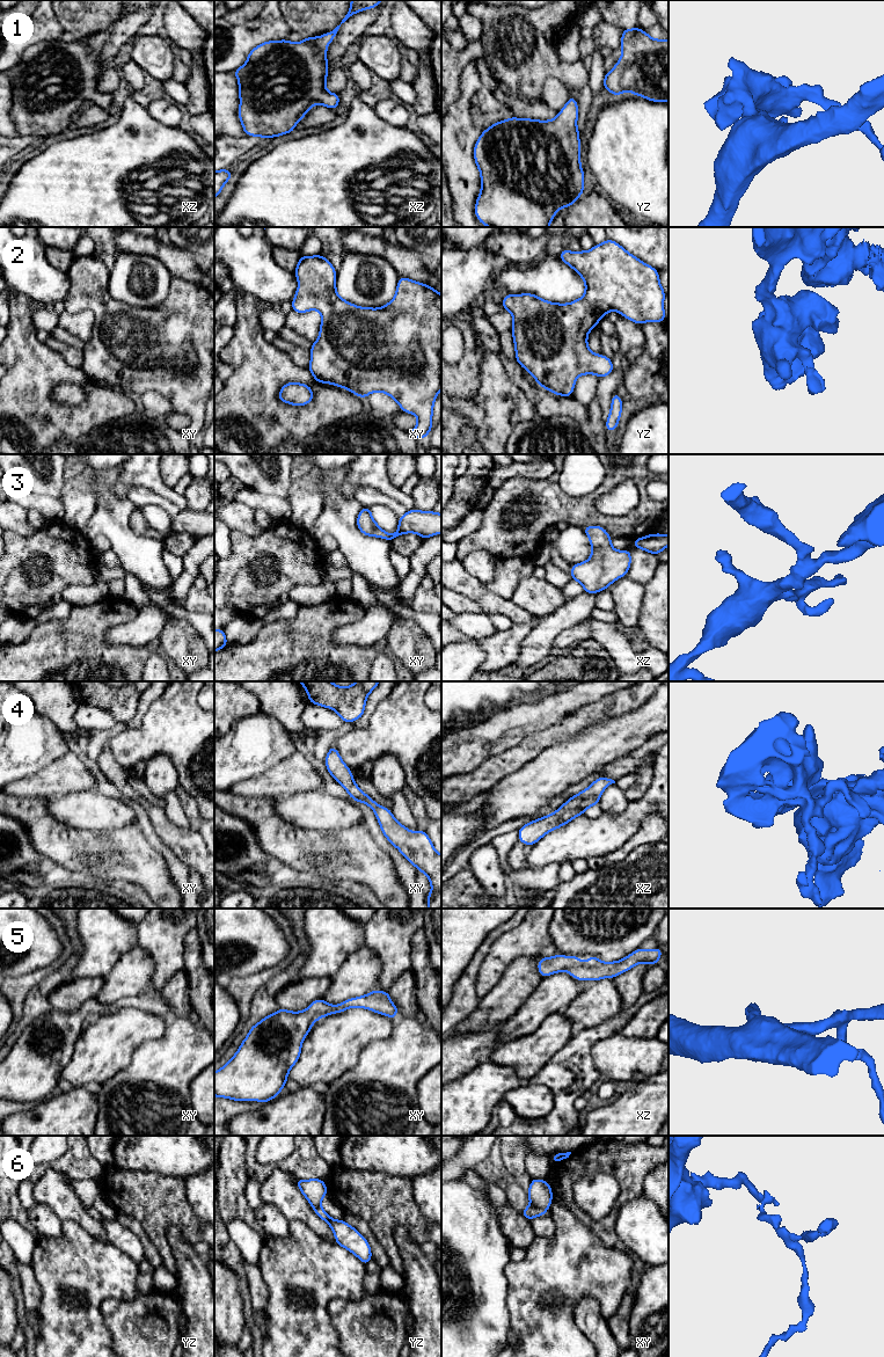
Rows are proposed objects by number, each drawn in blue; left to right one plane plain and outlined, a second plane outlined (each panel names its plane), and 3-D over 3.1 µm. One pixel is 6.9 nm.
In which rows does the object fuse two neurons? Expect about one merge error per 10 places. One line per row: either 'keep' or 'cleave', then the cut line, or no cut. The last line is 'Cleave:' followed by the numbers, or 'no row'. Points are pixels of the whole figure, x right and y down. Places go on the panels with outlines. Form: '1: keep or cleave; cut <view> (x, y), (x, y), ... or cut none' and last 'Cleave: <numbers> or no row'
1: keep; cut none
2: keep; cut none
3: keep; cut none
4: keep; cut none
5: keep; cut none
6: cleave; cut xy (532, 1204), (545, 1210)
Cleave: 6

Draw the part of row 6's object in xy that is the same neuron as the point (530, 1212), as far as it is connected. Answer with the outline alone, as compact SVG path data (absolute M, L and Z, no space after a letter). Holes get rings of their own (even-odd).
M533 1205L527 1206L520 1212L523 1216L525 1216L529 1221L538 1216L545 1216L547 1214L546 1210L542 1210L540 1208L535 1208Z

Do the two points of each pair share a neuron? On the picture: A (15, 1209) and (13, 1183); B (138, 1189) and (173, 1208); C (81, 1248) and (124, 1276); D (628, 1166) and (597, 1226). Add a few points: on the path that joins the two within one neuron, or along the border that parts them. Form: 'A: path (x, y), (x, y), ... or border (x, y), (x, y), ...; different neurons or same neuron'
A: path (13, 1203), (13, 1189); same neuron
B: path (146, 1196), (155, 1202), (165, 1203); same neuron
C: path (92, 1259), (104, 1271), (114, 1275); same neuron
D: path (628, 1182), (628, 1191), (615, 1206), (613, 1213); same neuron

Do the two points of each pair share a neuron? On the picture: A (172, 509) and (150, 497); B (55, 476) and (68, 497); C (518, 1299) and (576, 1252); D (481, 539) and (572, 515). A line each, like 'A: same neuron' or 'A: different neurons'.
A: same neuron
B: different neurons
C: same neuron
D: same neuron

